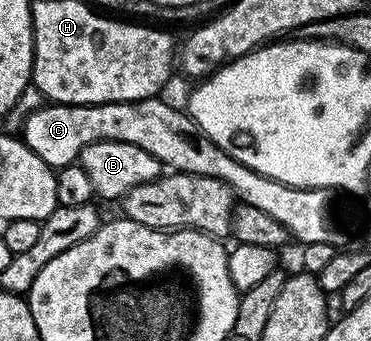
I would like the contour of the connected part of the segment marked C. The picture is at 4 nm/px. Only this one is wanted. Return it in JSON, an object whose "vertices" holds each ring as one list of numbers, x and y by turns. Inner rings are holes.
{"vertices":[[163,98,131,100,128,104,52,104,33,110,21,129,21,139,56,170,66,164,74,164,80,154,93,142,116,140,141,146,149,150,160,165,176,172,192,172,198,176,217,178,225,182,242,203,257,206,264,214,270,214,290,237,299,239,300,245,313,242,329,242,343,246,355,228,355,216,334,191,325,188,294,188,285,182,277,182,265,174,257,174,249,166,237,162,221,146,217,146,199,130,195,119,182,107,174,108]]}

